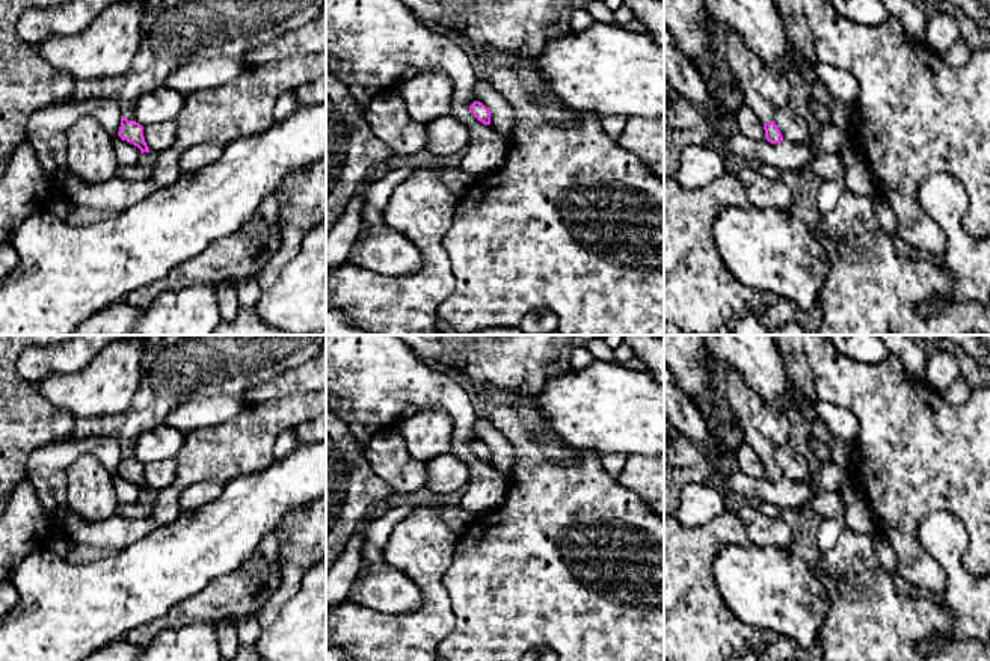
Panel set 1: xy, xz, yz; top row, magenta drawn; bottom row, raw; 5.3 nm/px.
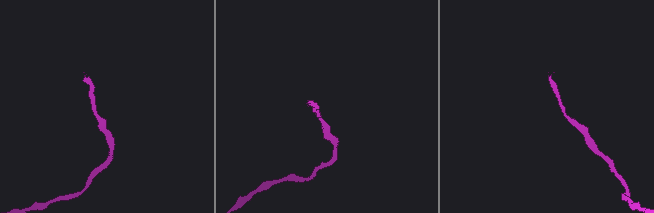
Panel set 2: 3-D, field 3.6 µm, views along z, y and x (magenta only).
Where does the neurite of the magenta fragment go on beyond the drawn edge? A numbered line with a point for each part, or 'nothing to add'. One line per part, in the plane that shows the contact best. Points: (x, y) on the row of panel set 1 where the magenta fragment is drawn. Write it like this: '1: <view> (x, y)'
1: xy (174, 32)

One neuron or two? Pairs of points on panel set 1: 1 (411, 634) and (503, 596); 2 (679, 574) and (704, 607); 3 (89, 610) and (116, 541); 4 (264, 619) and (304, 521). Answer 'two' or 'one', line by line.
1: two
2: one
3: two
4: one

